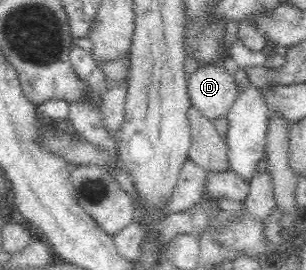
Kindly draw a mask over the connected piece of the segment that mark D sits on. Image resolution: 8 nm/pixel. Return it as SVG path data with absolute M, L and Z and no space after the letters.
M222 63L199 66L188 76L190 105L211 120L226 117L239 91Z

